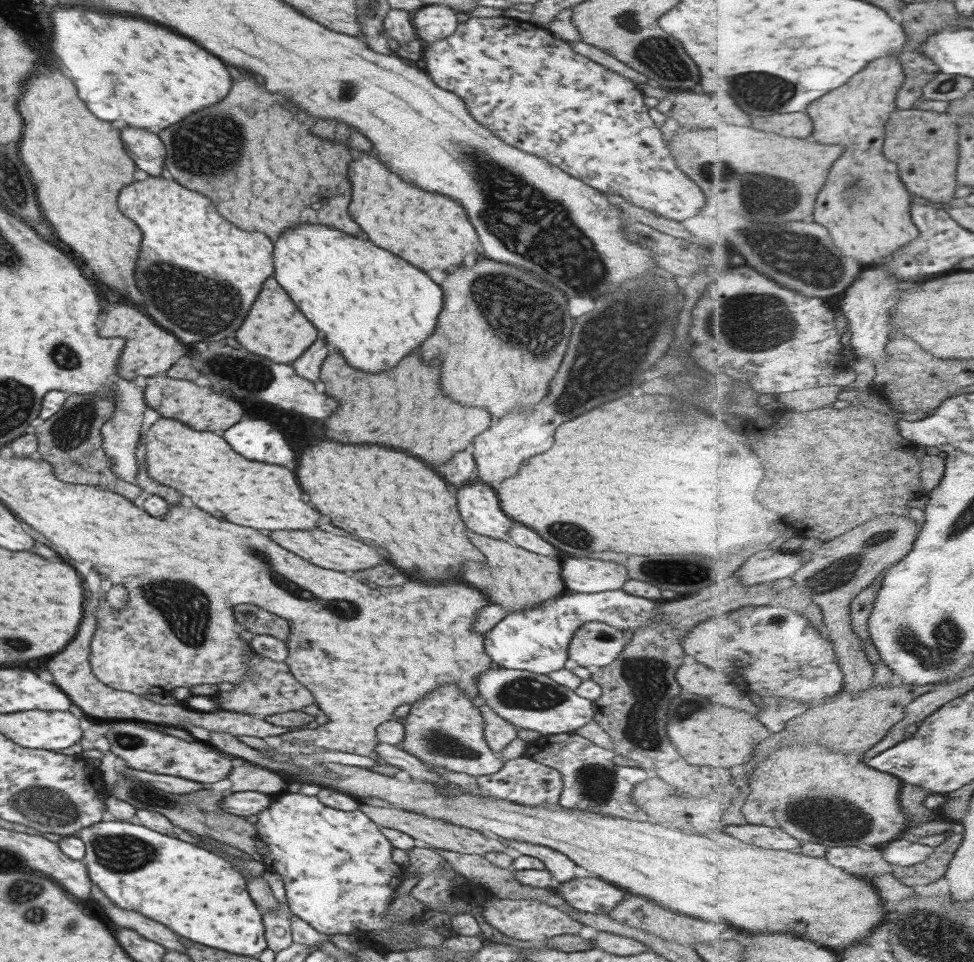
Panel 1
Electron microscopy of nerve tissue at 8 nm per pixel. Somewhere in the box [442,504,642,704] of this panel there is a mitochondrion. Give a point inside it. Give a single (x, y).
(572, 535)

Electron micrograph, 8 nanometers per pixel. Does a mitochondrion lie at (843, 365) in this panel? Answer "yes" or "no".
no

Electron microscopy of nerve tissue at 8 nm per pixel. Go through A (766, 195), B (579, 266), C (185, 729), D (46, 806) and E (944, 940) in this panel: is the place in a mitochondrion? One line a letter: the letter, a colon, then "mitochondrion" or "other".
A: mitochondrion
B: mitochondrion
C: other
D: mitochondrion
E: mitochondrion

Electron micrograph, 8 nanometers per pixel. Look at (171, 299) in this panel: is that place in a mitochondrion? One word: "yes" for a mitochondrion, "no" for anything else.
yes

